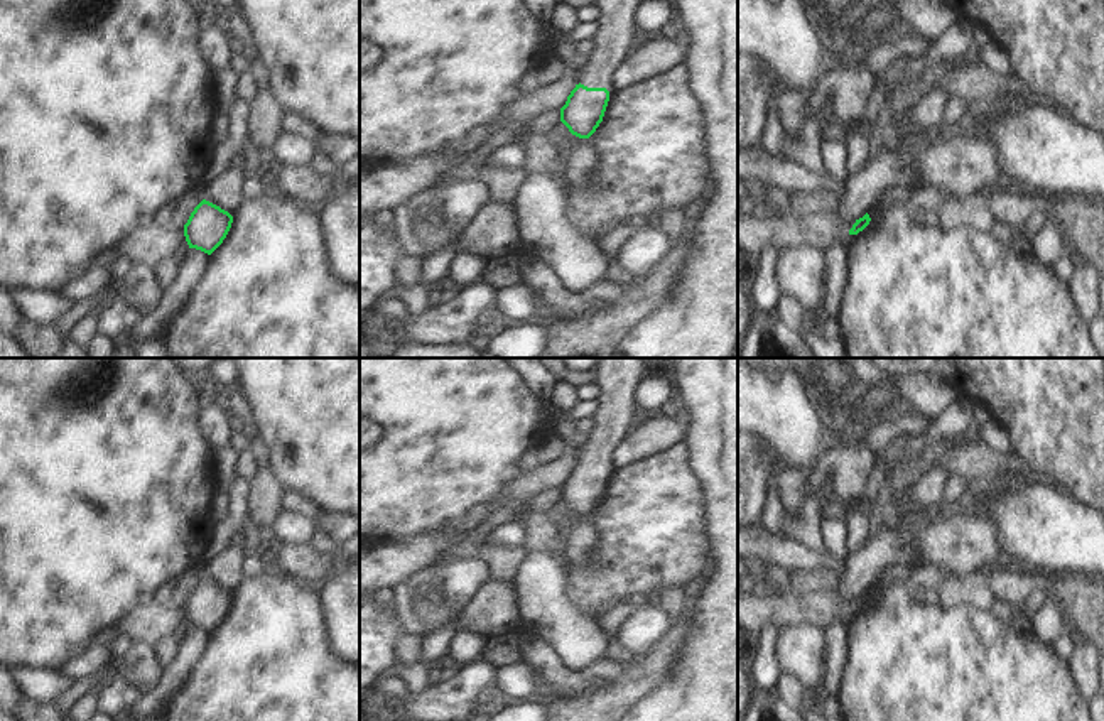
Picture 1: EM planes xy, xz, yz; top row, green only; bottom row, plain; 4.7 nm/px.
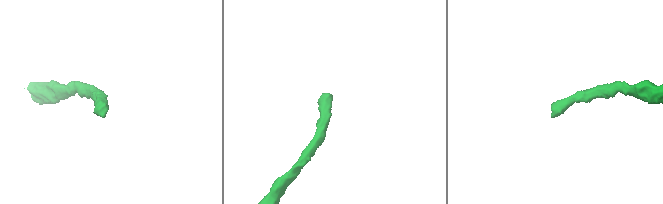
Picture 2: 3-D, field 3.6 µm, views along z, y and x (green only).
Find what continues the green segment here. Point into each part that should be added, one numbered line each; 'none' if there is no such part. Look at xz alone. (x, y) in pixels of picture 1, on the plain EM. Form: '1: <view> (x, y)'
1: xz (618, 379)

